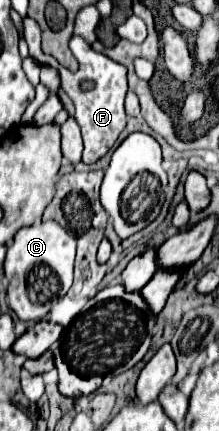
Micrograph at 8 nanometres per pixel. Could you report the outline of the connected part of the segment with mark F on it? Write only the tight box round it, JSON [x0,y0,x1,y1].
[24,17,128,165]

